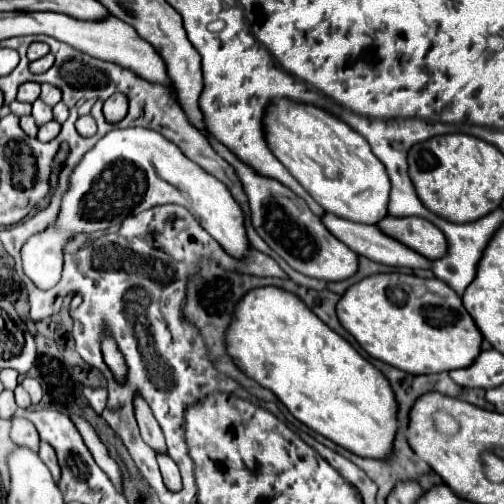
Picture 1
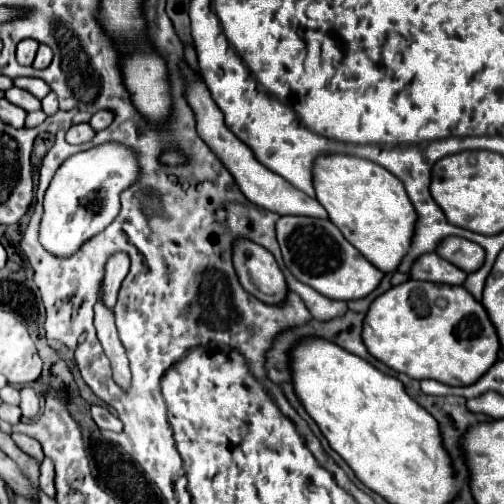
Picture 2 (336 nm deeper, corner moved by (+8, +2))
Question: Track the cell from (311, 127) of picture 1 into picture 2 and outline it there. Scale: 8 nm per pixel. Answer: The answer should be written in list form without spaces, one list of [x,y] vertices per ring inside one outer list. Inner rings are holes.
[[[318,155],[312,167],[316,199],[346,239],[380,271],[394,271],[410,247],[416,211],[404,185],[384,167],[354,155]]]

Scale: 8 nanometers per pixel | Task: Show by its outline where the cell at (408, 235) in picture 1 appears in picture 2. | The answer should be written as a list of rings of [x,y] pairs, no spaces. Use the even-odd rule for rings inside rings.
[[[446,237],[438,243],[436,253],[466,273],[476,271],[484,263],[484,249],[462,237]]]

